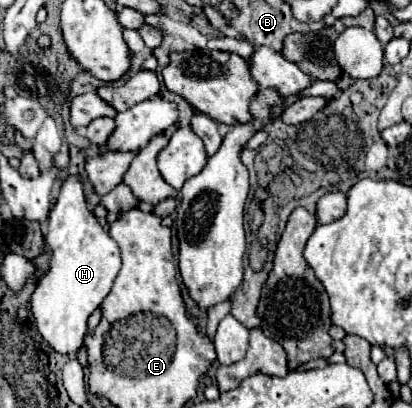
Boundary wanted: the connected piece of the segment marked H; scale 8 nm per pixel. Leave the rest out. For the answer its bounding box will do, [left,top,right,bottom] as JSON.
[32,176,120,354]

